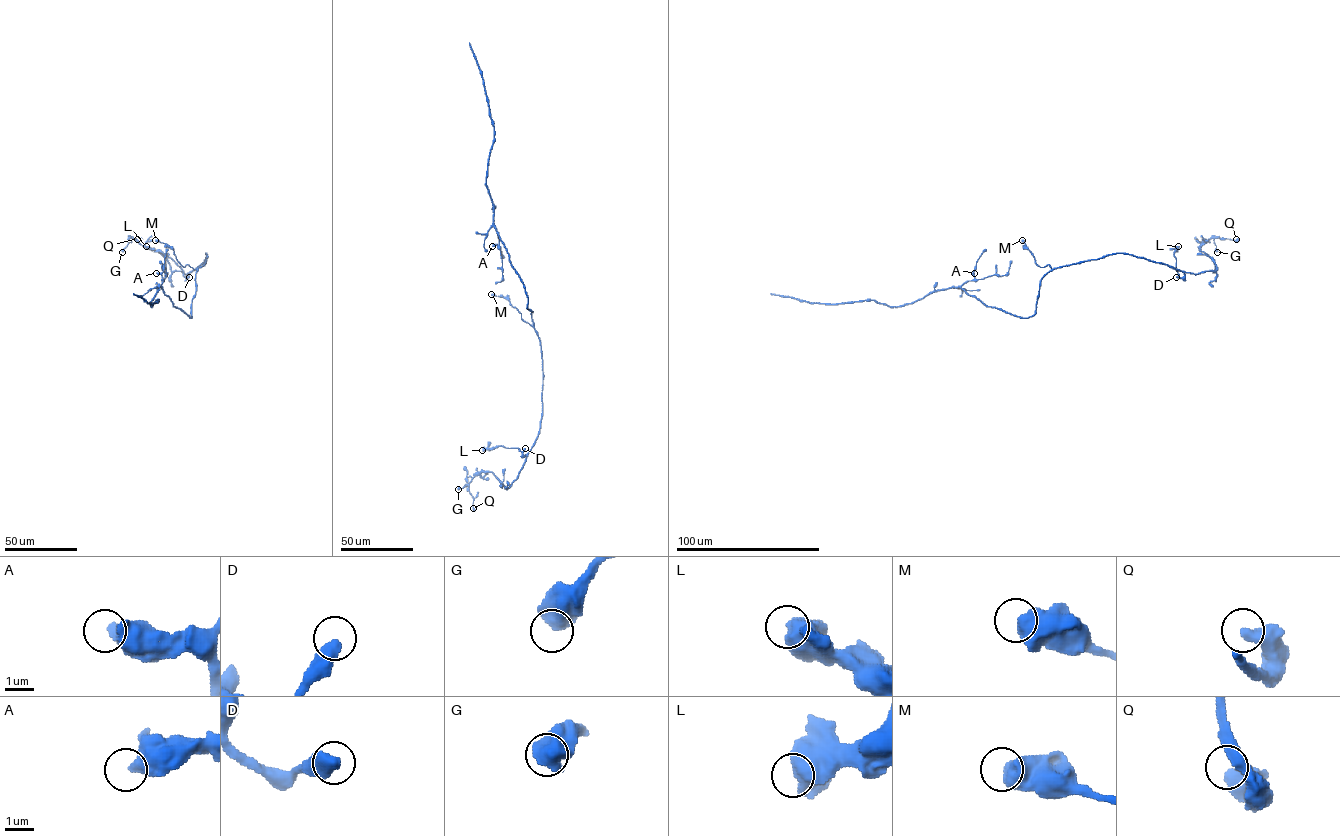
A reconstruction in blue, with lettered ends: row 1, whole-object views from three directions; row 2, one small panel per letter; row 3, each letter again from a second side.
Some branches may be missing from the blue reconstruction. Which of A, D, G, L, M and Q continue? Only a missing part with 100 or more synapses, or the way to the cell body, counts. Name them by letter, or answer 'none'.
none

